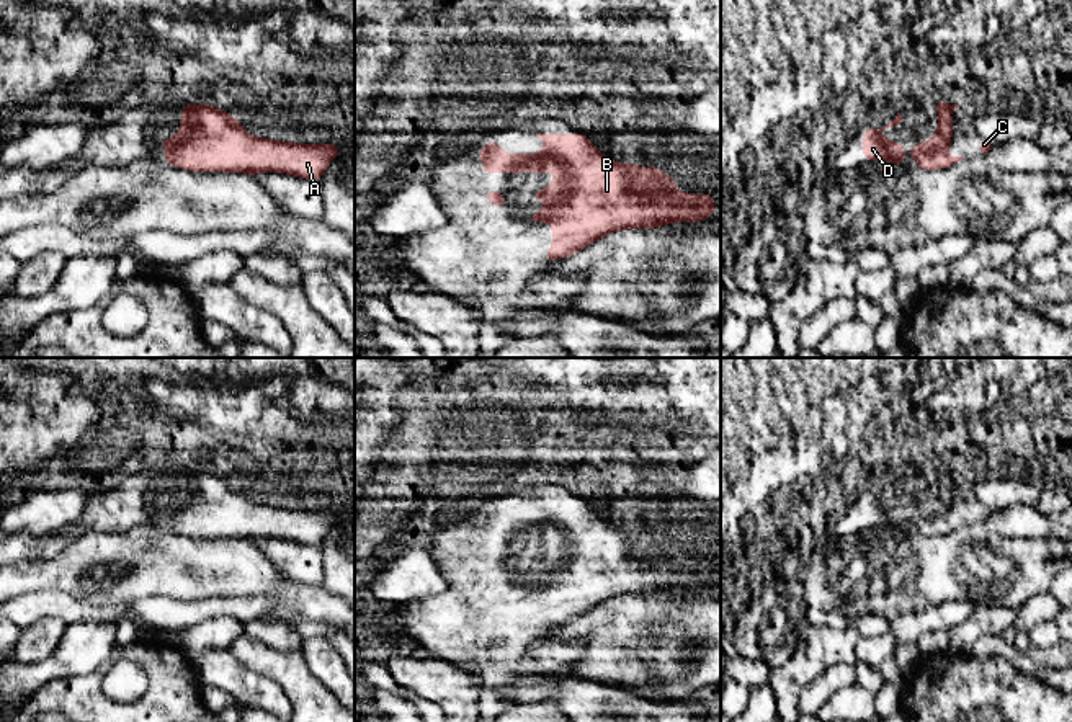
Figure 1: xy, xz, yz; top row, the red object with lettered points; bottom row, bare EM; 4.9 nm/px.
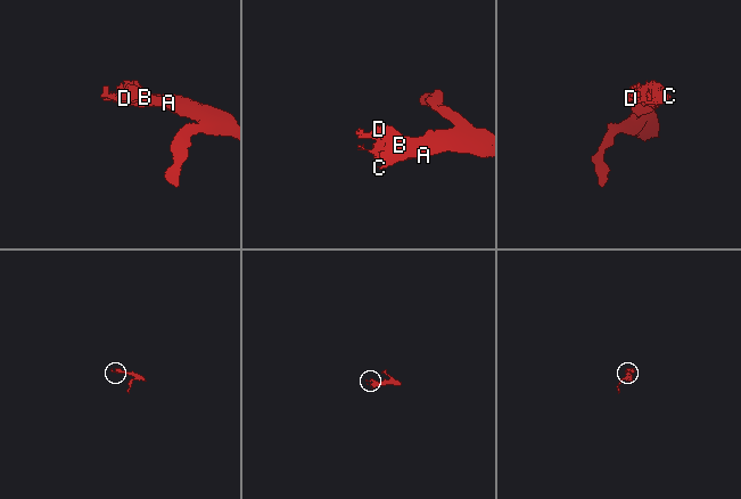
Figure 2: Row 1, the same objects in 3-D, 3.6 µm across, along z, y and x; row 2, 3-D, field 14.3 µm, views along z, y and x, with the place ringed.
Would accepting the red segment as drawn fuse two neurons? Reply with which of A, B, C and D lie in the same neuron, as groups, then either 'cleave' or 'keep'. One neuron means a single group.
A B C D | keep

